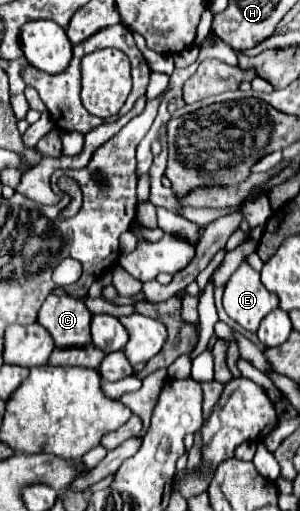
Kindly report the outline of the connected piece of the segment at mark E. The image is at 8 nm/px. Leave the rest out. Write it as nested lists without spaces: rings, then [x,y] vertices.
[[[247,260],[229,278],[223,294],[223,308],[229,318],[249,332],[257,332],[261,320],[279,306],[279,298],[269,292]]]

